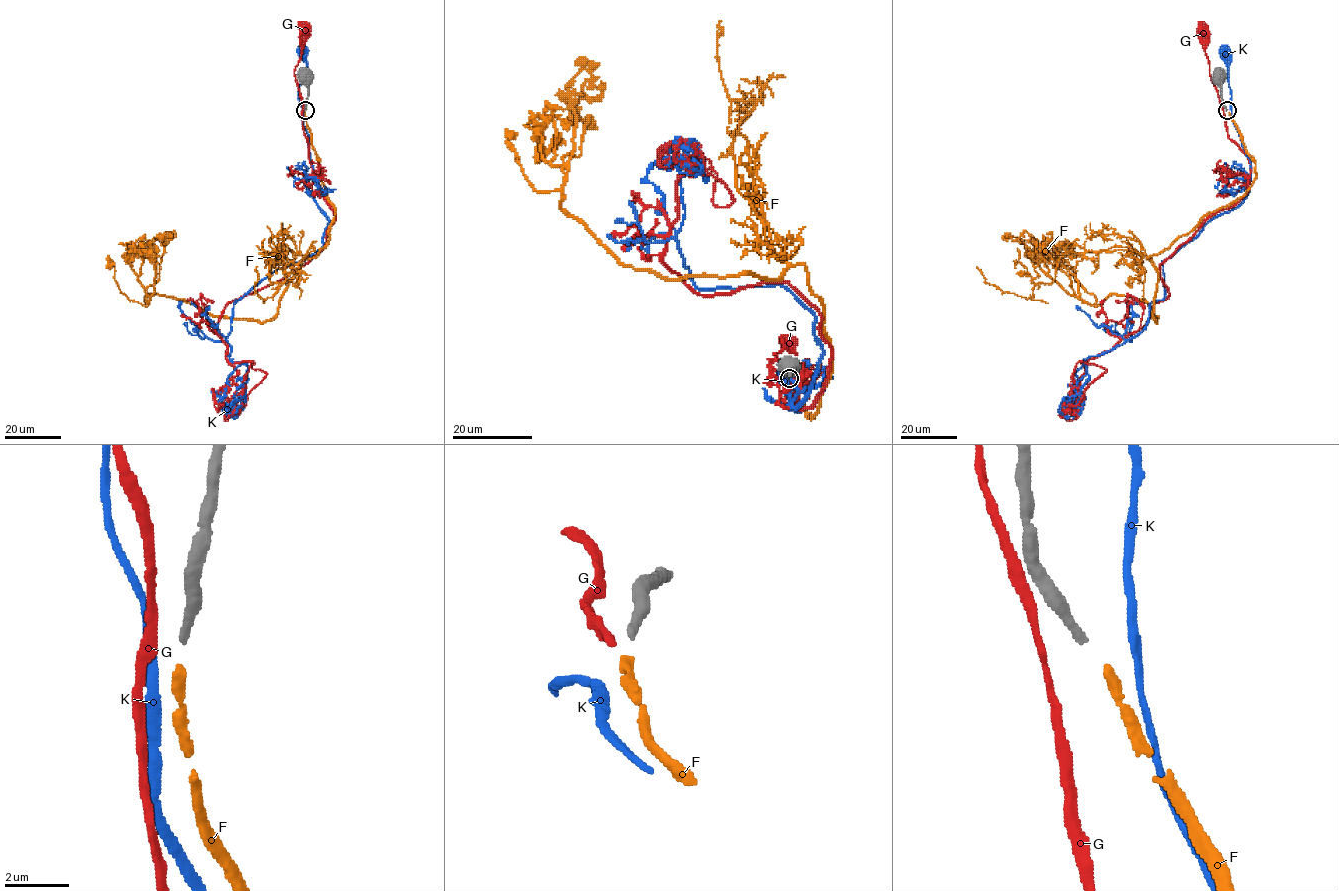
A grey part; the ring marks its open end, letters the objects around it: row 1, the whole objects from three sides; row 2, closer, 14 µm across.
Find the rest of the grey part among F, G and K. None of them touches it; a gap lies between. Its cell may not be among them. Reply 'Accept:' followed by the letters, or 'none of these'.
Accept: F

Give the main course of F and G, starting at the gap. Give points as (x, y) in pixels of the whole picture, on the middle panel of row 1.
F: (789, 380), (810, 419), (830, 340), (805, 266), (662, 279), (560, 205), (571, 107), (600, 81)
G: (786, 373), (798, 411), (830, 361), (789, 284), (699, 295), (661, 260), (685, 172), (732, 201), (706, 171)

